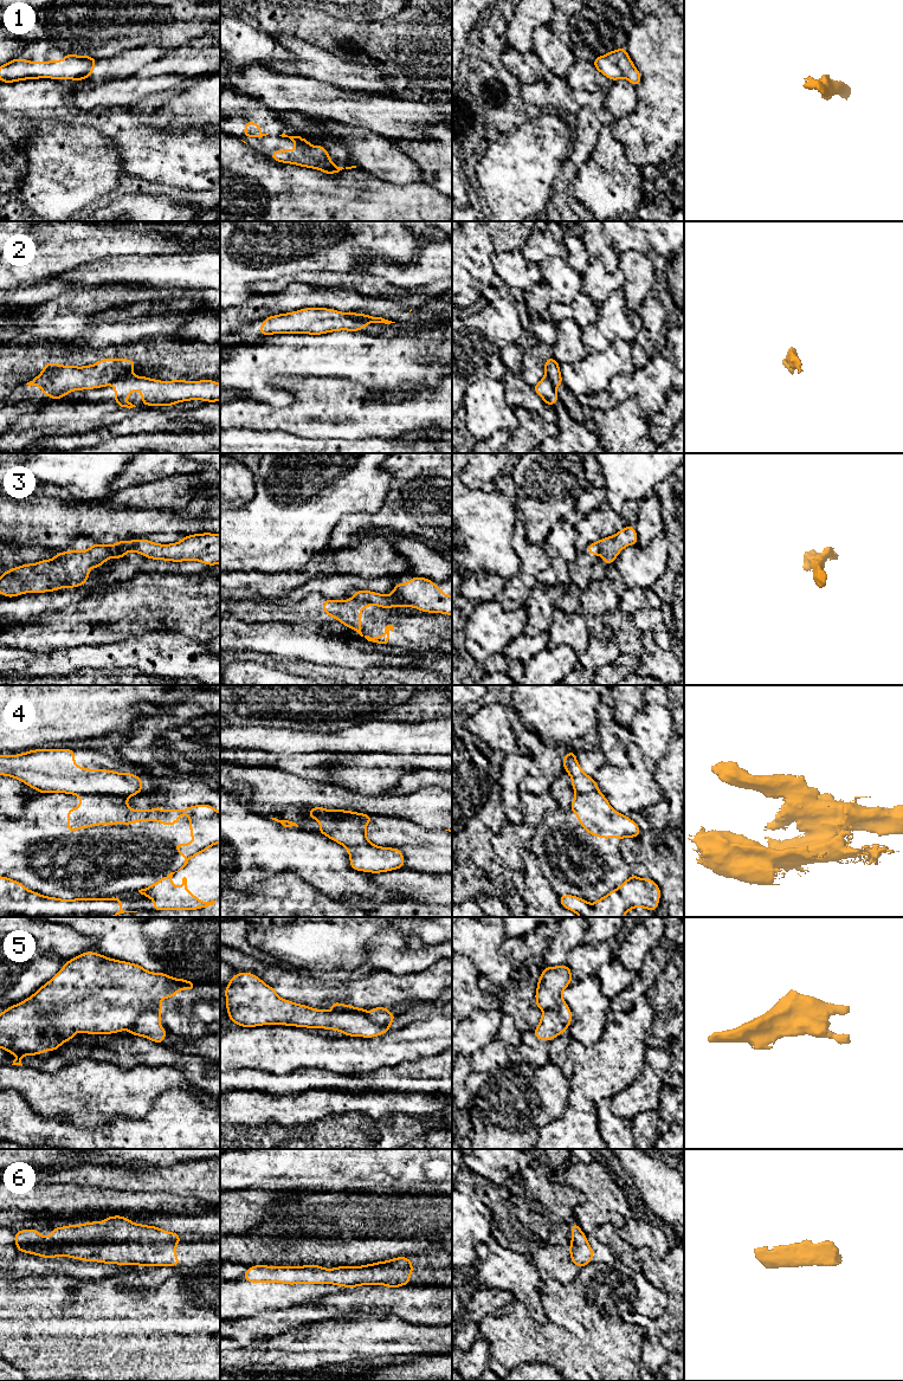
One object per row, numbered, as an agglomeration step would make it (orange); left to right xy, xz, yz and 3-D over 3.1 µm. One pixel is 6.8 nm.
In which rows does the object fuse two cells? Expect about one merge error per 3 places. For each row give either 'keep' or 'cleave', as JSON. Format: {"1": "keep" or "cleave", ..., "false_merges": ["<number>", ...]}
{"1": "keep", "2": "cleave", "3": "cleave", "4": "cleave", "5": "cleave", "6": "keep", "false_merges": ["2", "3", "4", "5"]}

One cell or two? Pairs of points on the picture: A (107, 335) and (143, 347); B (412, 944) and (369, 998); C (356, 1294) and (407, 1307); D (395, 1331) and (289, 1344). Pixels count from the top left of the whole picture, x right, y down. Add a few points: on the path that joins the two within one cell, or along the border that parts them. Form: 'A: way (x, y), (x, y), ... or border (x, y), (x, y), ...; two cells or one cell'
A: border (152, 337), (126, 343), (111, 343), (104, 347); two cells
B: border (373, 967), (399, 975), (418, 972); two cells
C: way (369, 1299), (394, 1302); one cell
D: way (369, 1337), (315, 1344); one cell

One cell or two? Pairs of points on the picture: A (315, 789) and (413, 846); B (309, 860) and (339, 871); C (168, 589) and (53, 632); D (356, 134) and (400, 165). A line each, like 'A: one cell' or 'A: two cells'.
A: two cells
B: one cell
C: one cell
D: one cell

